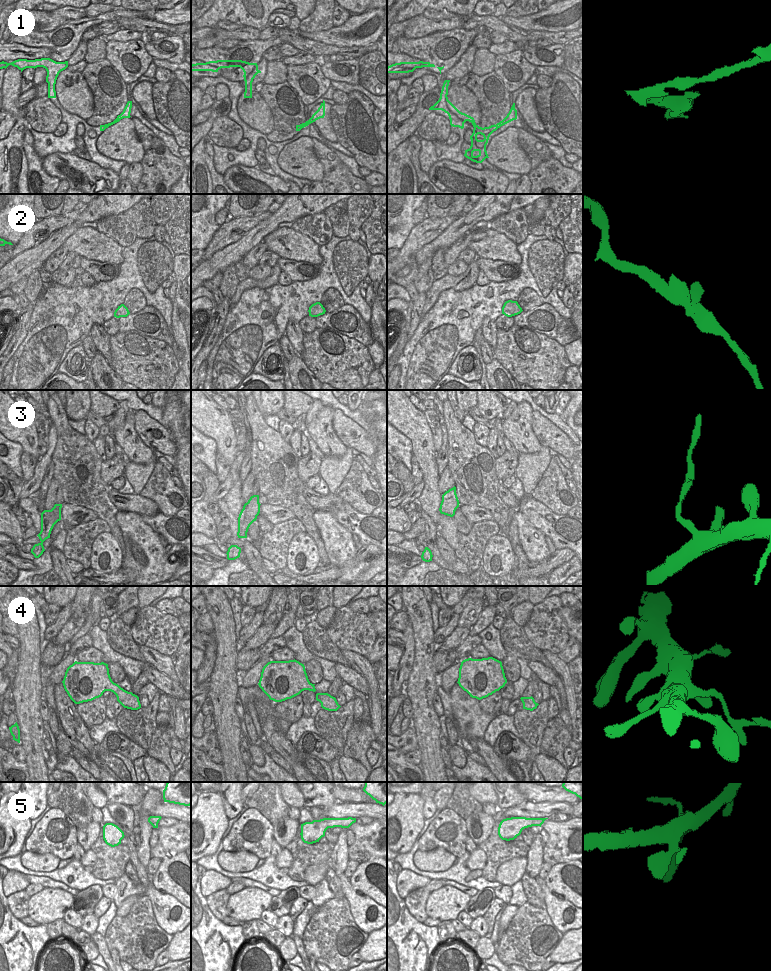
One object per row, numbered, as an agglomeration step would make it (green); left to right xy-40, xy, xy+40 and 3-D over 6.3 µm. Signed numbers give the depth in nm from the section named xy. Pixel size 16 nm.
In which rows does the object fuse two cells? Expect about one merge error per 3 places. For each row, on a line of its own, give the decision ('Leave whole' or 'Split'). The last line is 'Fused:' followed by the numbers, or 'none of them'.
1: Leave whole
2: Split
3: Split
4: Split
5: Leave whole
Fused: 2, 3, 4.

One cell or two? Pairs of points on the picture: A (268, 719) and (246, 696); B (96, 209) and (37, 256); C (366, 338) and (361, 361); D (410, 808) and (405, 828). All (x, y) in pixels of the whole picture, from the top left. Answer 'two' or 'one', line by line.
A: two
B: one
C: two
D: one

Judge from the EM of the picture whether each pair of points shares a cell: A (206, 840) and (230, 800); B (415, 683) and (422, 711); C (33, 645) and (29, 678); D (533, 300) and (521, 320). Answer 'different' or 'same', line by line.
A: different
B: same
C: same
D: different

